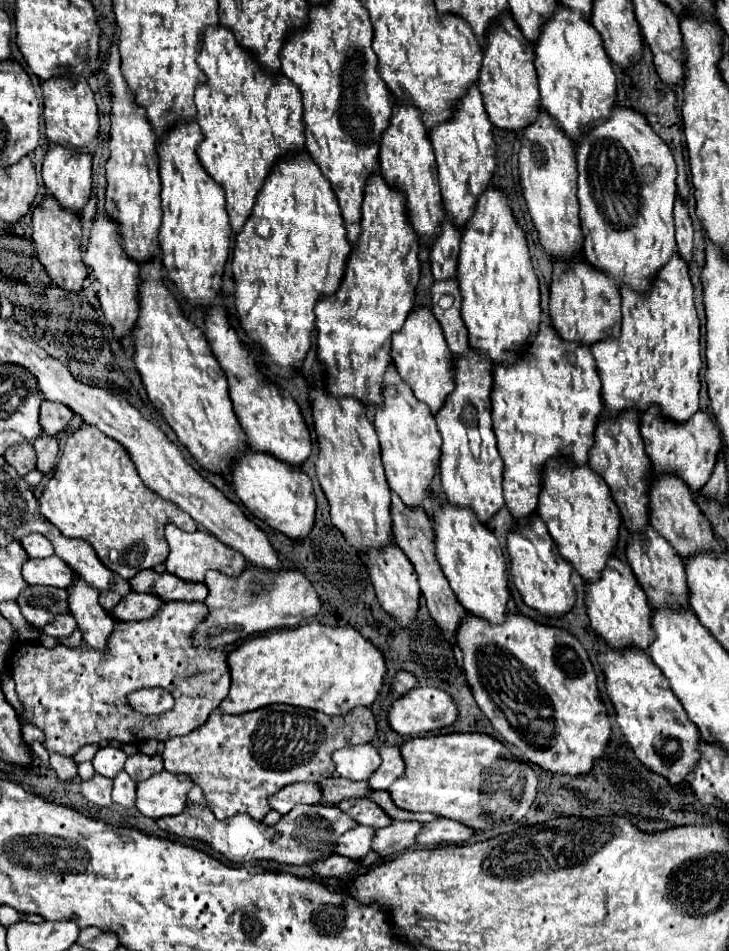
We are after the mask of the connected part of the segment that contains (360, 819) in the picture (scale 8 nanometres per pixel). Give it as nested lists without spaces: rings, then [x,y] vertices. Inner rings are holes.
[[[350,798],[350,800],[342,800],[338,804],[340,810],[344,810],[348,816],[352,816],[352,820],[356,820],[356,824],[362,826],[372,826],[372,828],[384,828],[388,826],[392,820],[382,812],[382,808],[378,804],[374,804],[368,798]]]

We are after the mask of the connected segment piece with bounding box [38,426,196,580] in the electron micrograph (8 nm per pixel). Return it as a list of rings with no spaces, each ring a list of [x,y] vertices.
[[[82,426],[68,438],[56,472],[42,490],[38,508],[64,536],[90,542],[102,564],[124,580],[166,562],[164,526],[168,522],[186,532],[196,530],[192,516],[174,502],[150,492],[142,484],[128,452],[94,426]]]

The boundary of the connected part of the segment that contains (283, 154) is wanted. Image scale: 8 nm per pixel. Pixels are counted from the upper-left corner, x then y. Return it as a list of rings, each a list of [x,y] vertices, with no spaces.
[[[222,26],[204,32],[198,64],[206,74],[206,84],[200,84],[194,94],[198,126],[204,136],[196,156],[214,182],[224,188],[230,228],[238,234],[274,164],[304,150],[300,90],[282,74],[274,80],[266,76],[248,50],[236,44],[234,34]]]

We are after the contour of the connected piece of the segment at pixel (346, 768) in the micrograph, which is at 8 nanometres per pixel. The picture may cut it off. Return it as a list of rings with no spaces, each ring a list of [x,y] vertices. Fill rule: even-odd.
[[[360,744],[336,750],[332,762],[338,776],[348,780],[368,780],[368,776],[380,766],[380,756],[372,744]]]

